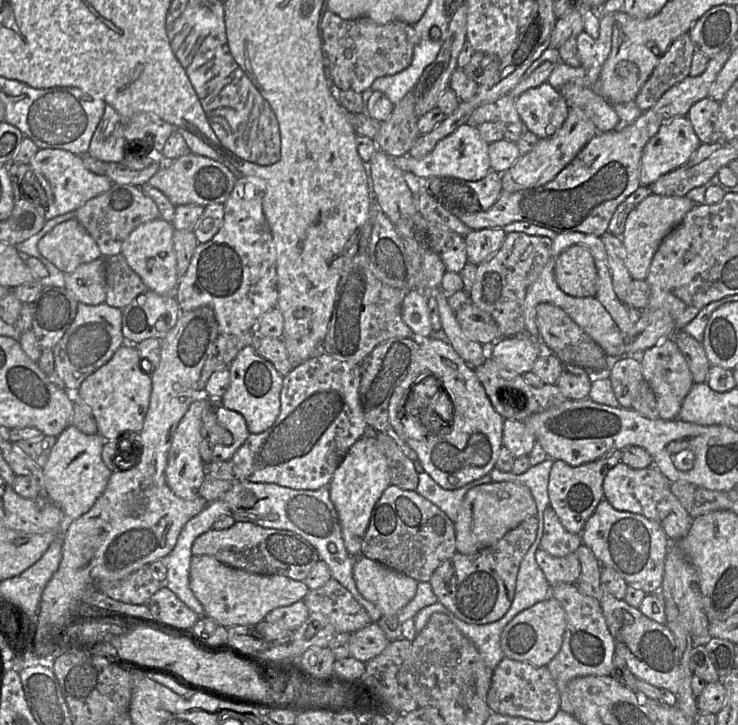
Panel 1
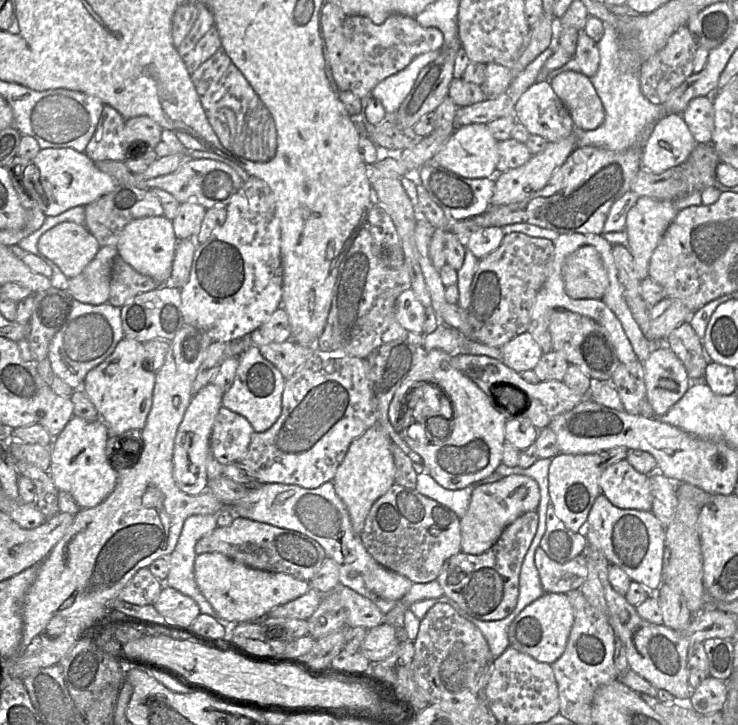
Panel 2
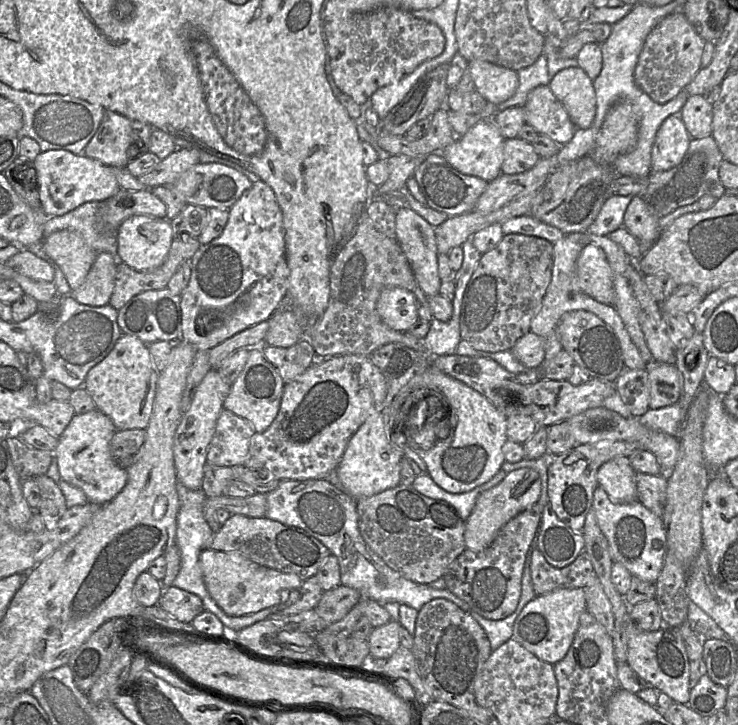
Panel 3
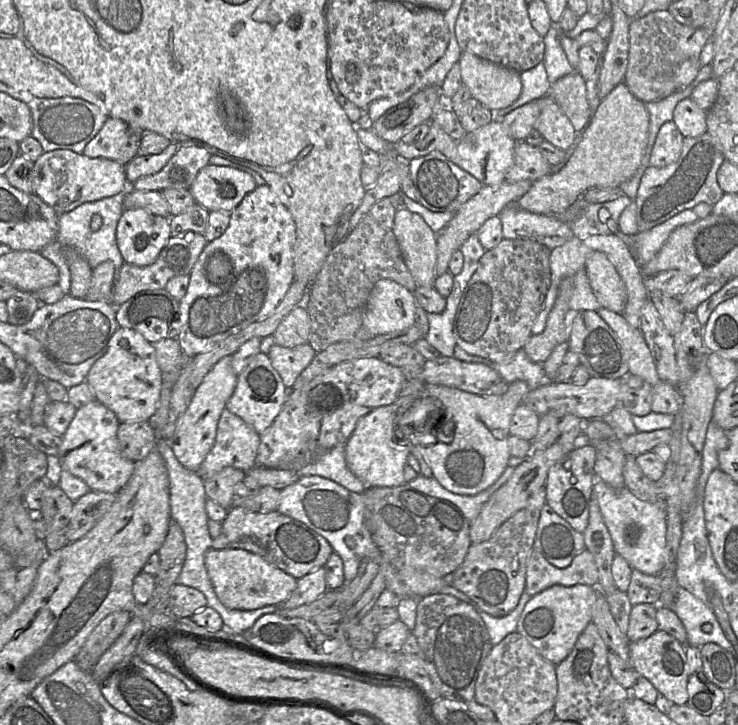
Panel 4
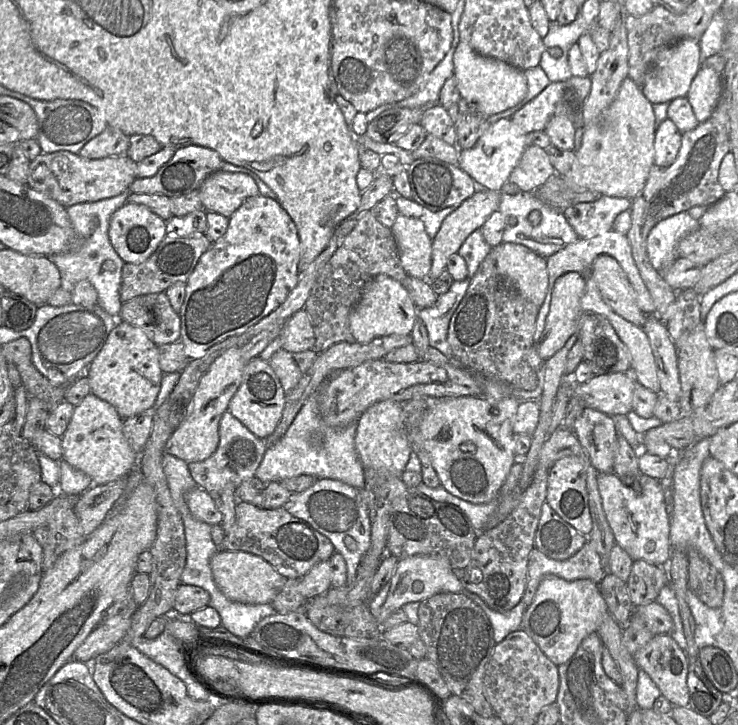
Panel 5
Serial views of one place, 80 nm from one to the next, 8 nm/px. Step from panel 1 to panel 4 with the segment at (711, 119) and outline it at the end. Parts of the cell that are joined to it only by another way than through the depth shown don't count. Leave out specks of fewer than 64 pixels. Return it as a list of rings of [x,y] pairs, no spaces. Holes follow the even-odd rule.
[[[687,97],[675,107],[672,120],[685,138],[695,138],[707,132],[707,112]]]

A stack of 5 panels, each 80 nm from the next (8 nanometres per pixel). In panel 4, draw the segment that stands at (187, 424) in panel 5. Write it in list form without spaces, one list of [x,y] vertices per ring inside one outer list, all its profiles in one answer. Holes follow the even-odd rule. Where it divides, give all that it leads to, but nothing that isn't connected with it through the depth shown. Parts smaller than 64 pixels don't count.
[[[229,355],[221,358],[205,375],[187,409],[179,418],[175,432],[169,440],[170,447],[177,460],[193,472],[197,471],[214,445],[219,418],[226,408],[226,403],[232,396],[237,383],[237,375],[233,372],[231,366],[231,357]]]

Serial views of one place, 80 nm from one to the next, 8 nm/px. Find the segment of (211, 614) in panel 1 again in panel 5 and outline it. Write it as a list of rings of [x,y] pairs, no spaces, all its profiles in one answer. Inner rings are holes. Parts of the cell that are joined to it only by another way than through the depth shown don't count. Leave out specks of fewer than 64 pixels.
[[[218,550],[210,559],[210,567],[221,592],[242,604],[271,604],[287,581],[262,557],[243,551]]]

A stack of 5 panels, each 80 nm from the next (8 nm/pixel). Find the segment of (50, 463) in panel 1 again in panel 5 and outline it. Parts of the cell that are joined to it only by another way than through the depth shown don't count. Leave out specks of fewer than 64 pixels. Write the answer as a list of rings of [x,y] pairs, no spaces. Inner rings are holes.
[[[89,393],[74,407],[68,428],[61,437],[62,459],[87,474],[93,485],[103,485],[128,476],[138,469],[139,456],[123,433],[123,420],[111,404]]]

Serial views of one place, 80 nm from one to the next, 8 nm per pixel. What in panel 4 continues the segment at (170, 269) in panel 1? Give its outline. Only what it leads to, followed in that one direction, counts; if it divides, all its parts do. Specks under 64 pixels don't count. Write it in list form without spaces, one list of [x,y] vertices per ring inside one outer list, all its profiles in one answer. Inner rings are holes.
[[[143,208],[125,210],[116,228],[116,241],[124,262],[148,266],[171,237],[169,219]]]

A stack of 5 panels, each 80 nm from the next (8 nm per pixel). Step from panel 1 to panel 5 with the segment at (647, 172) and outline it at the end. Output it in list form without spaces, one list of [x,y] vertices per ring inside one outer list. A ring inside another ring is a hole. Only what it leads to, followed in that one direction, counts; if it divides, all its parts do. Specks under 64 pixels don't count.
[[[664,120],[655,131],[654,139],[654,165],[659,167],[669,166],[677,157],[681,147],[682,133],[675,124]]]

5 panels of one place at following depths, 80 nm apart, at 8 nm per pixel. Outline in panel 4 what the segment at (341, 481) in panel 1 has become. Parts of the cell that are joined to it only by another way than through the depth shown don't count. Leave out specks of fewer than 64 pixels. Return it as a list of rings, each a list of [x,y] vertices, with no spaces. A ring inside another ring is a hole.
[[[394,404],[375,408],[358,421],[354,432],[345,444],[347,466],[364,484],[365,489],[395,487],[406,483],[403,474],[410,451],[395,441],[393,436],[394,420]]]

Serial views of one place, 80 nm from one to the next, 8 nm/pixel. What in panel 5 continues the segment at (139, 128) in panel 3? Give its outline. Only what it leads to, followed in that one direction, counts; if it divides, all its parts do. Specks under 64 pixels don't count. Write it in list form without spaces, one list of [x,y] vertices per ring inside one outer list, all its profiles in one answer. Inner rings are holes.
[[[108,126],[88,141],[78,152],[86,159],[102,159],[110,156],[125,156],[129,147],[129,136],[117,128]]]

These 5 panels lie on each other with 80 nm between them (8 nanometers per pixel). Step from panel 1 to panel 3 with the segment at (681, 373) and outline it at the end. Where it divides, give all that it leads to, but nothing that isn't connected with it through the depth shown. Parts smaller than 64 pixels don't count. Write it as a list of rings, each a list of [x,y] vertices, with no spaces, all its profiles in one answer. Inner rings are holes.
[[[648,363],[649,408],[661,409],[678,403],[682,396],[682,376],[675,364]]]

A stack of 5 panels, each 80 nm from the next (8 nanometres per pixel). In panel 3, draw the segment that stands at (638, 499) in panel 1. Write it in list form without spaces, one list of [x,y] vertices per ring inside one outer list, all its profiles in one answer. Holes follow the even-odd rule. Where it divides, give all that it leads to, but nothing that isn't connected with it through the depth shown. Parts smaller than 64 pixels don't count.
[[[619,456],[604,464],[597,471],[598,486],[616,503],[630,503],[637,499],[636,471],[628,457]]]

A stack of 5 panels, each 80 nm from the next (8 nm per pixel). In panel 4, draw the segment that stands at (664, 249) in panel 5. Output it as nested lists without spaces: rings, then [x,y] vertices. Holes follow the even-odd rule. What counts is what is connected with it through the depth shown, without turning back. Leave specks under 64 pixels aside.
[[[686,209],[665,222],[636,235],[625,235],[621,232],[614,234],[626,242],[639,264],[645,264],[655,257],[676,228],[694,223],[698,219],[693,209]]]

